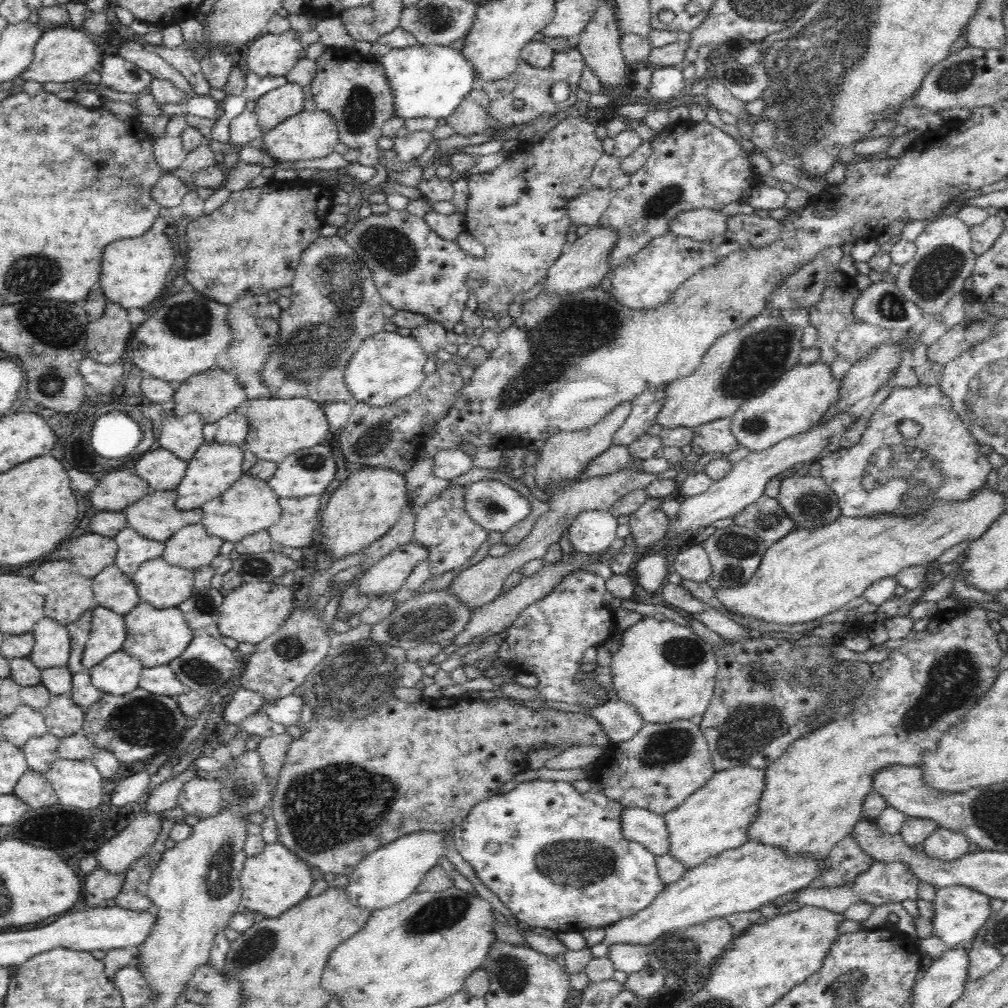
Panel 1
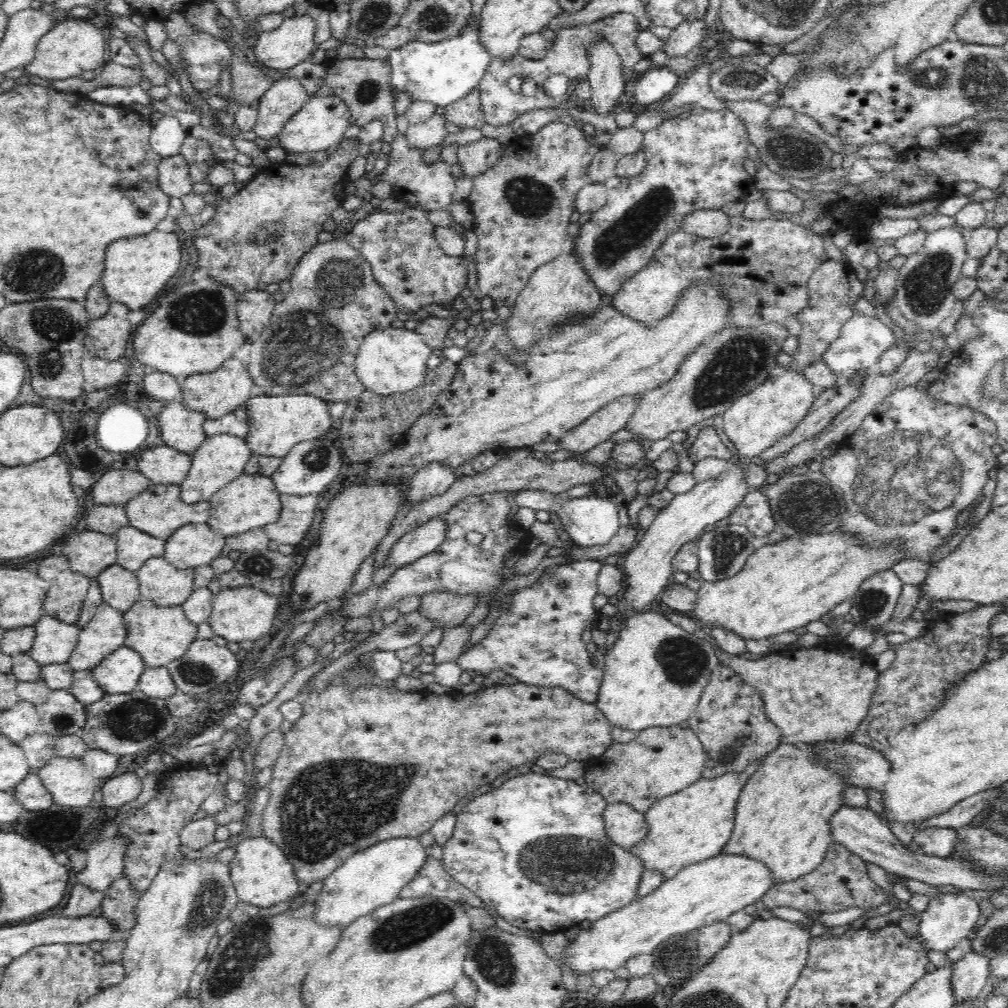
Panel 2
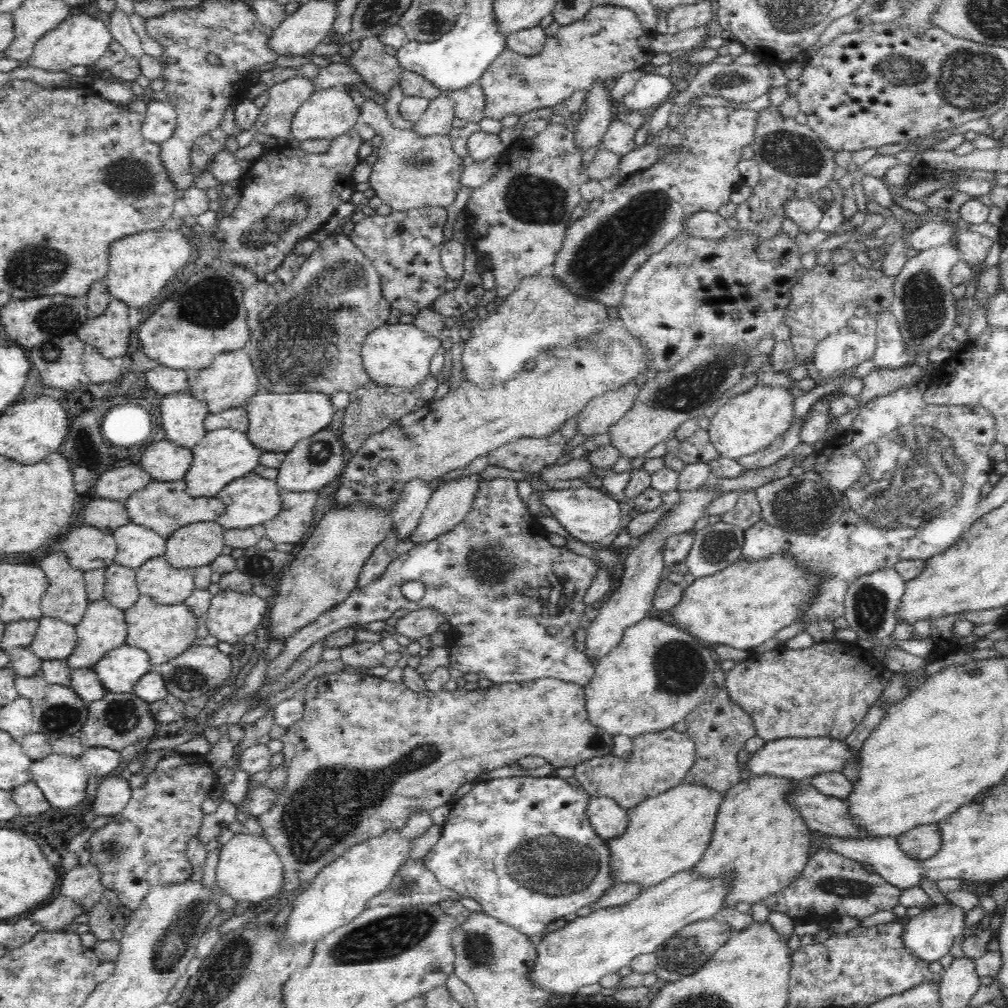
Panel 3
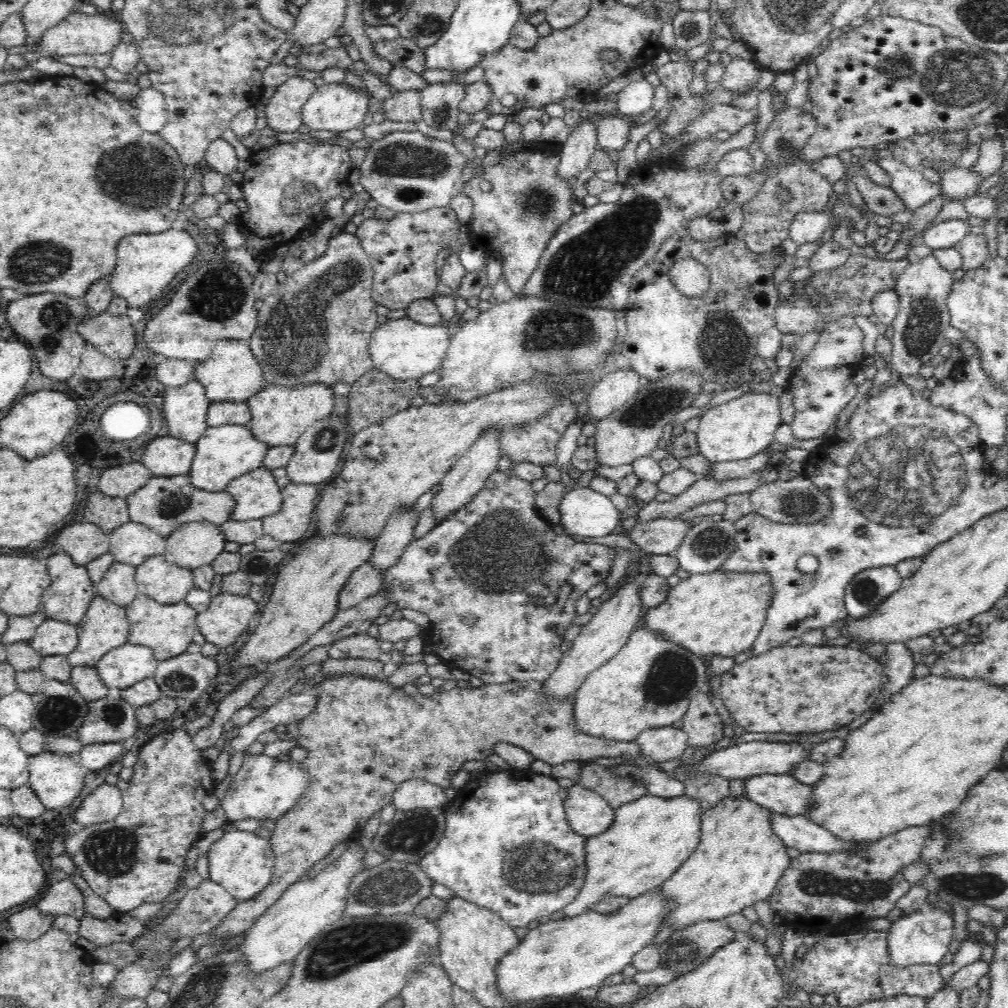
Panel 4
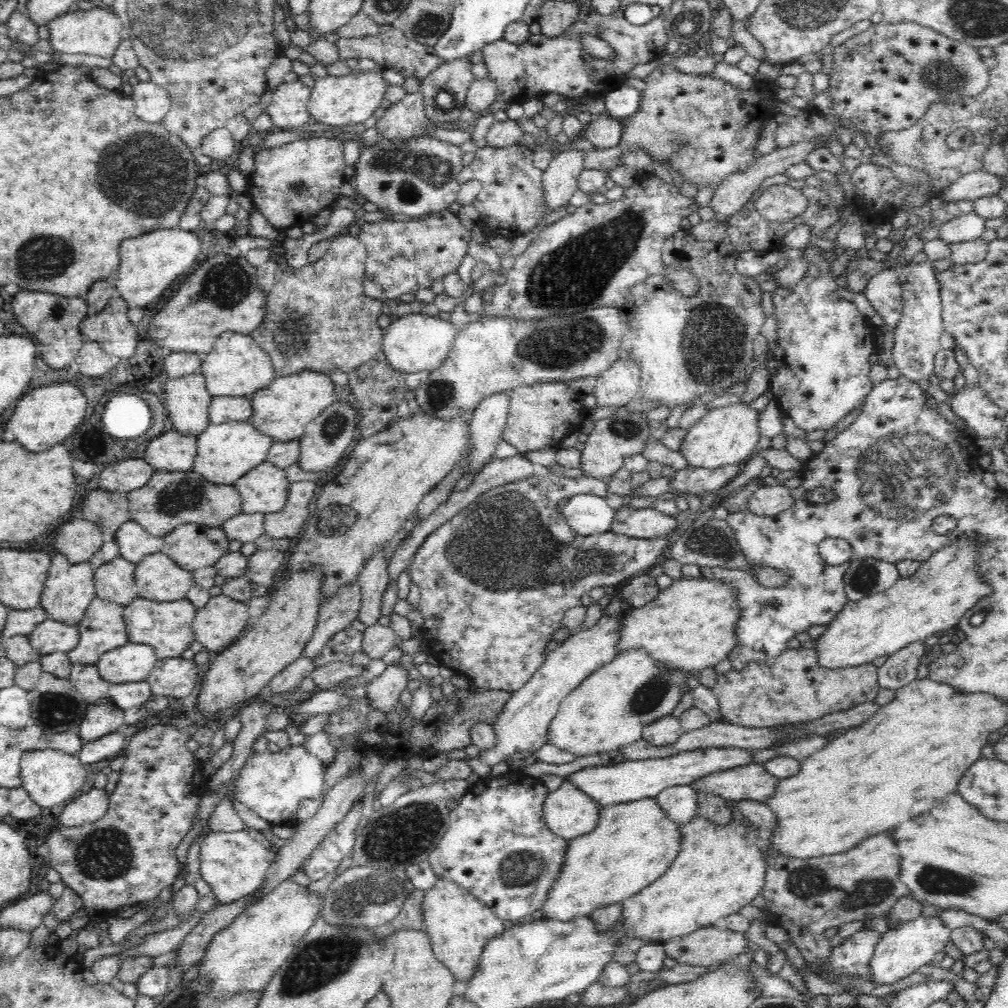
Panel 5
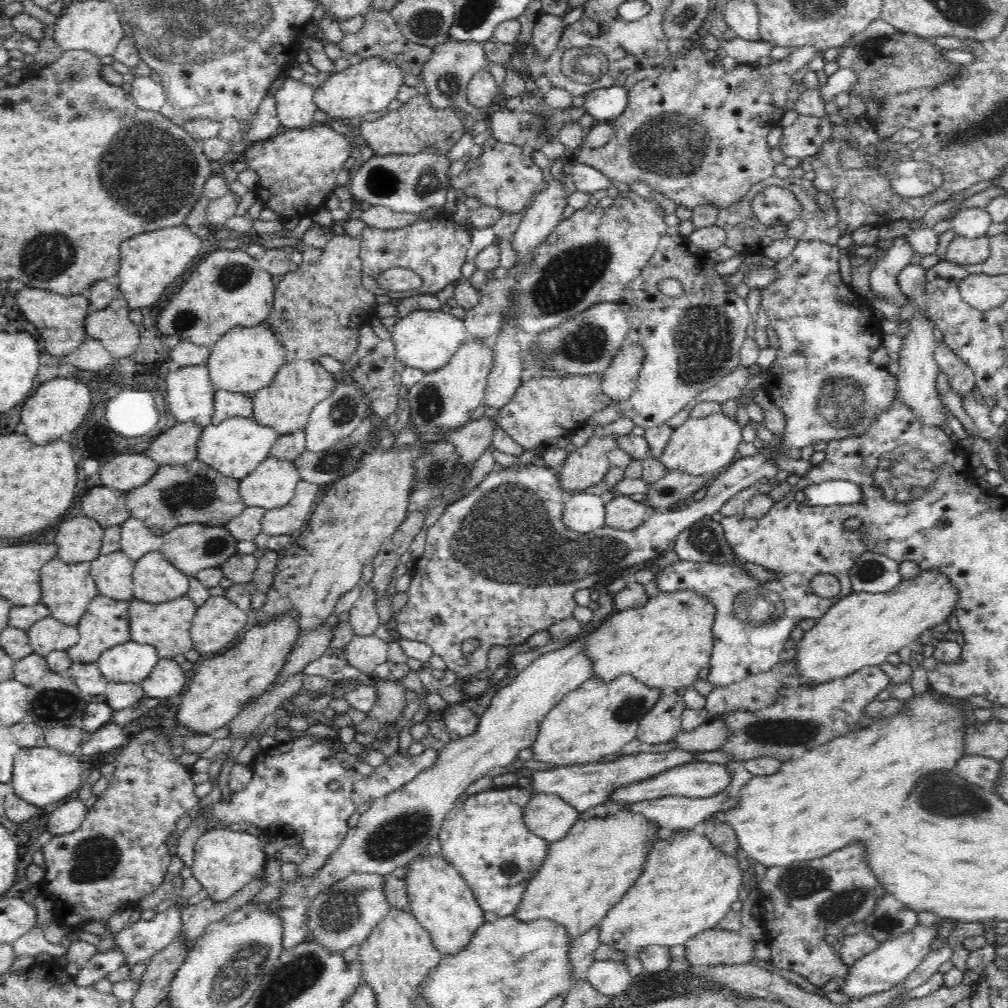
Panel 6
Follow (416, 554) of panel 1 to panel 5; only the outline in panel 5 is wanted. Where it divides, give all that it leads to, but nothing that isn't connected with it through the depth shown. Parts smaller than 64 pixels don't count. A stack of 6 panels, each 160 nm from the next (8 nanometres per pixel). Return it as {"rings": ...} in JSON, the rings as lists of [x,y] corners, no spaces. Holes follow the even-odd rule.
{"rings":[[[502,391],[491,394],[480,401],[480,404],[469,416],[471,427],[472,452],[470,452],[470,466],[467,473],[472,474],[494,460],[496,444],[502,439],[503,430],[509,412],[511,392]]]}

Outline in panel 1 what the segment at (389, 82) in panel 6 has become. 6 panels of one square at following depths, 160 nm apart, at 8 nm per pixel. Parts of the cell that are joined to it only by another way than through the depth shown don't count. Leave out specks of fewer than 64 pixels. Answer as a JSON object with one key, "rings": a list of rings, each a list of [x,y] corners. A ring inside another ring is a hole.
{"rings":[[[303,110],[294,116],[289,116],[282,124],[263,134],[263,144],[266,153],[276,161],[296,162],[298,160],[314,160],[324,158],[333,152],[339,143],[336,119],[332,113],[323,110]]]}

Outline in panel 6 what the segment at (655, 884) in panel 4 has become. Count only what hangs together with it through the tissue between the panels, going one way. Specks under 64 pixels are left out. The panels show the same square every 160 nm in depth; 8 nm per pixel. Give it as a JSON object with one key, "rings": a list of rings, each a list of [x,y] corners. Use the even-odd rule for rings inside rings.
{"rings":[[[627,803],[602,804],[590,807],[580,816],[566,836],[549,843],[544,862],[528,881],[518,908],[511,914],[520,922],[536,919],[552,919],[565,928],[569,940],[594,928],[606,916],[606,913],[620,902],[624,893],[630,888],[643,871],[649,850],[656,844],[659,826],[648,821],[642,814],[634,814]]]}

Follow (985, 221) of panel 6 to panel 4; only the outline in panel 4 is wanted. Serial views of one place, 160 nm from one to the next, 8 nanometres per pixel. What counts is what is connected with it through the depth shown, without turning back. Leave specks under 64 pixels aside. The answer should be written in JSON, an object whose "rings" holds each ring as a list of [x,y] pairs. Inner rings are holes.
{"rings":[[[946,220],[924,232],[923,244],[932,250],[953,248],[970,234],[971,226],[967,220]]]}

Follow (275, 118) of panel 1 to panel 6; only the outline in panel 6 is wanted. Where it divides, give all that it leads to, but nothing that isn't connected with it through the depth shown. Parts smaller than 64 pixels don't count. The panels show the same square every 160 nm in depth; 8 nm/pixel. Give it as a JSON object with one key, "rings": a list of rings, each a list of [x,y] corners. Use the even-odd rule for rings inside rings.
{"rings":[[[287,77],[275,92],[275,105],[282,130],[304,128],[311,124],[316,112],[316,89],[312,85]]]}

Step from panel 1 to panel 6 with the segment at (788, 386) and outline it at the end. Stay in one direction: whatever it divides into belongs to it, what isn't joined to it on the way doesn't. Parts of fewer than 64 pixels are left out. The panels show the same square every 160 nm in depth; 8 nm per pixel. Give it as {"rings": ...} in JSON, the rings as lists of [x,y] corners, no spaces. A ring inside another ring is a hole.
{"rings":[[[721,411],[704,418],[689,418],[674,429],[667,447],[657,459],[668,472],[681,470],[692,476],[718,474],[738,458],[737,446],[742,442],[742,429],[735,418],[730,418]]]}

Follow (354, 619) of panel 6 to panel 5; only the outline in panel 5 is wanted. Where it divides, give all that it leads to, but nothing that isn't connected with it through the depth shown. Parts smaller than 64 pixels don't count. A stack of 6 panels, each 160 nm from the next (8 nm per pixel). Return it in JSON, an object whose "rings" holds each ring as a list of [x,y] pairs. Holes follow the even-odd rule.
{"rings":[[[383,549],[365,564],[359,576],[361,607],[357,616],[367,627],[378,622],[382,616],[382,597],[390,583],[389,561],[383,557]]]}

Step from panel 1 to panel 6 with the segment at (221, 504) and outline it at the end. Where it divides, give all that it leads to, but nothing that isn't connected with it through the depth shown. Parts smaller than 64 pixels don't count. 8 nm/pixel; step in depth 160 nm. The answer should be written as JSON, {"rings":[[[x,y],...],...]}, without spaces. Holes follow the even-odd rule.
{"rings":[[[270,456],[240,480],[238,492],[246,507],[269,511],[282,508],[294,499],[300,480],[302,477],[294,461]]]}

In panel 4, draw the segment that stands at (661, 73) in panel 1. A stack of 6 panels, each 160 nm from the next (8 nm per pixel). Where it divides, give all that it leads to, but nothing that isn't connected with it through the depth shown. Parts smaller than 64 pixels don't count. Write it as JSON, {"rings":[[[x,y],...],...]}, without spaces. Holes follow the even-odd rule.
{"rings":[[[643,77],[640,80],[636,80],[636,82],[630,82],[617,95],[617,114],[631,119],[652,108],[654,87]]]}

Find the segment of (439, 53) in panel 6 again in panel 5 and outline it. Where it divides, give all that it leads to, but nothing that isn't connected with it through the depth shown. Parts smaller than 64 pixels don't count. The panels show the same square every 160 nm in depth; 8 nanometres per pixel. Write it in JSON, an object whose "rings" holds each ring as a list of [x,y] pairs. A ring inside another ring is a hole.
{"rings":[[[466,57],[453,61],[442,61],[425,78],[421,85],[424,97],[425,113],[430,124],[459,121],[460,111],[465,107],[467,92],[472,81],[475,80],[472,73],[473,63]]]}

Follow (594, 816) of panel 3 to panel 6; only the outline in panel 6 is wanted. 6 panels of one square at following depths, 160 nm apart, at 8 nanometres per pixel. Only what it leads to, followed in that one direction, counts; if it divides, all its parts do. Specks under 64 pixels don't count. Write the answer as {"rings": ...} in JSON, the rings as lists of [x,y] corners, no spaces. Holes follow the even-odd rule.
{"rings":[[[533,794],[523,808],[522,821],[536,836],[548,843],[560,840],[572,831],[582,813],[554,794]]]}

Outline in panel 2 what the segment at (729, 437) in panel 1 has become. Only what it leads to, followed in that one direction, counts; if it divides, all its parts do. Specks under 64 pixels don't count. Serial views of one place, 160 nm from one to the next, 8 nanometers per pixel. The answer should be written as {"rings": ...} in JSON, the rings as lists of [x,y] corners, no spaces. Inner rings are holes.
{"rings":[[[713,425],[704,427],[692,442],[687,452],[689,460],[697,463],[699,460],[712,457],[718,459],[734,459],[732,452],[722,443]]]}

